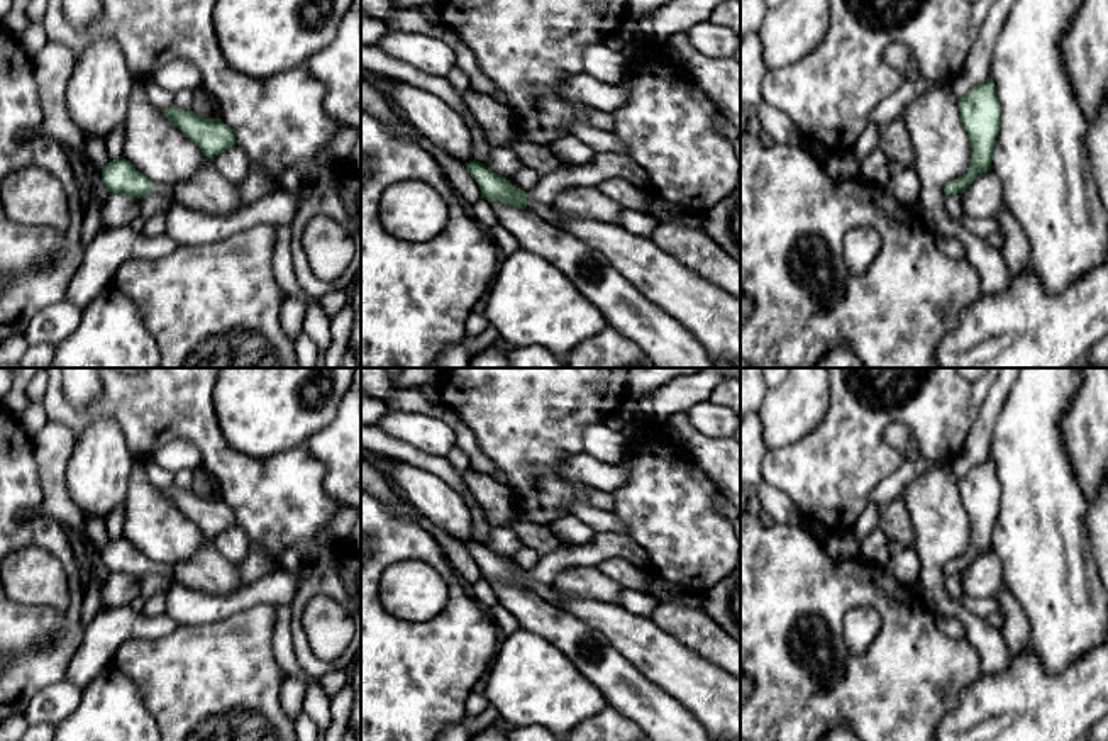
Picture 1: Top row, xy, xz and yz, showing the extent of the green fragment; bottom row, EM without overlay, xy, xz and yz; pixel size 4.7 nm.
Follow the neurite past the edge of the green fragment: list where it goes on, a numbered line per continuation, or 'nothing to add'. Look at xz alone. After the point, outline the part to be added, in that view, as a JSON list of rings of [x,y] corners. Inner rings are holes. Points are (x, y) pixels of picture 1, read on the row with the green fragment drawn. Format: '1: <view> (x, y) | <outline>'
1: xz (605, 165) | [[[596,153],[586,164],[562,166],[542,176],[529,192],[532,202],[552,205],[554,198],[573,187],[598,187],[603,180],[622,178],[634,187],[649,192],[647,173],[625,153]]]

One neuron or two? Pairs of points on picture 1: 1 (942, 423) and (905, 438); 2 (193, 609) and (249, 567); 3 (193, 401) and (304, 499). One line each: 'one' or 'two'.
1: two
2: two
3: one

